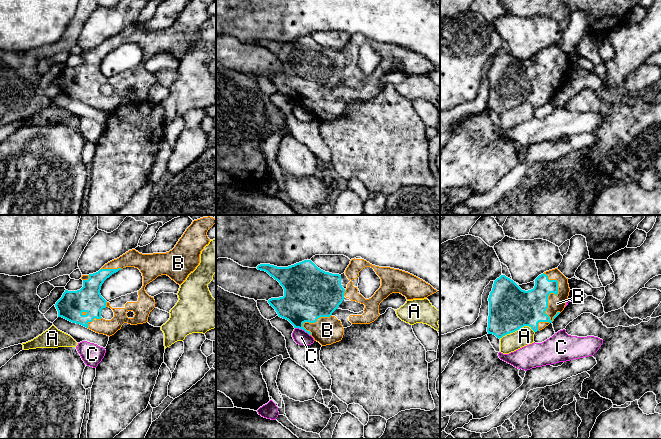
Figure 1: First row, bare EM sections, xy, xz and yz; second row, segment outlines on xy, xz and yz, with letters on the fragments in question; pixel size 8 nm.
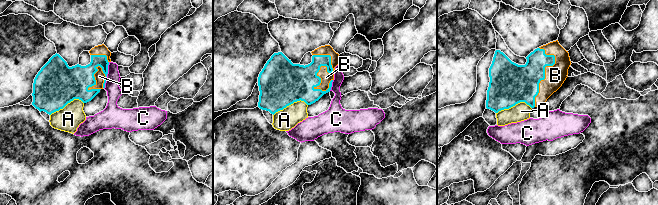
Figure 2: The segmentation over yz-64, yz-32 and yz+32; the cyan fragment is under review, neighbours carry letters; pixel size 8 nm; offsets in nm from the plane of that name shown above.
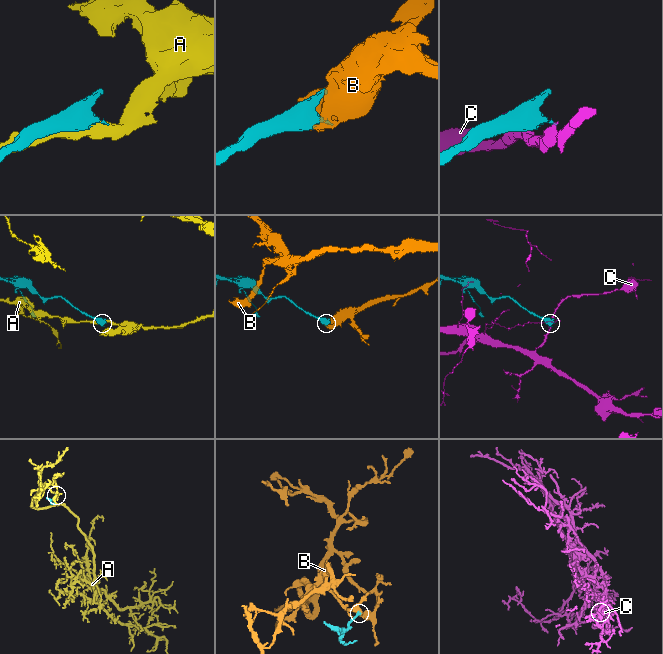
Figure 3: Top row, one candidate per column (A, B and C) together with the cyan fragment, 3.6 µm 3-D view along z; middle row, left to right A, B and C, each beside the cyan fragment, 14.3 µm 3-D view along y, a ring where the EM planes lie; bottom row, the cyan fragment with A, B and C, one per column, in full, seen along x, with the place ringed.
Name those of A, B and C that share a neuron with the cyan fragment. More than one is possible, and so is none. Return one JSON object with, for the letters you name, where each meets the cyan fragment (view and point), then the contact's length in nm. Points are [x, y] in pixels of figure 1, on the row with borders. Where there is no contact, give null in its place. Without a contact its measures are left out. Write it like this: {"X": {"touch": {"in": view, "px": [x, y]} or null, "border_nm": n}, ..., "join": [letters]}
{"B": {"touch": {"in": "yz", "px": [553, 292]}, "border_nm": 400}, "join": ["B"]}

